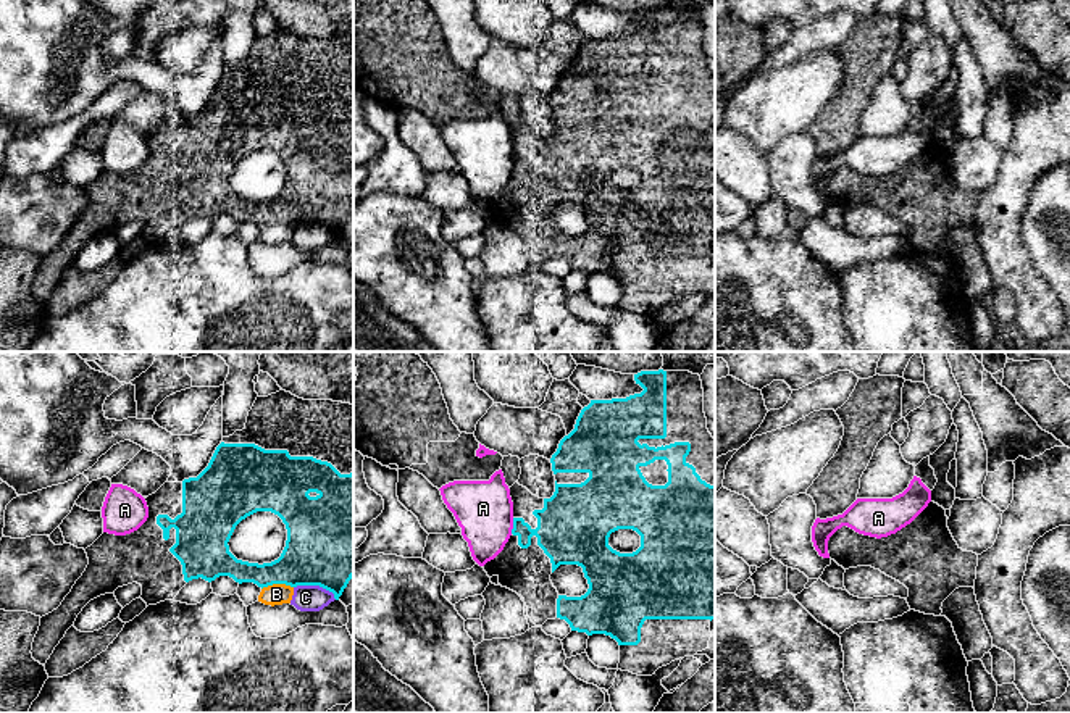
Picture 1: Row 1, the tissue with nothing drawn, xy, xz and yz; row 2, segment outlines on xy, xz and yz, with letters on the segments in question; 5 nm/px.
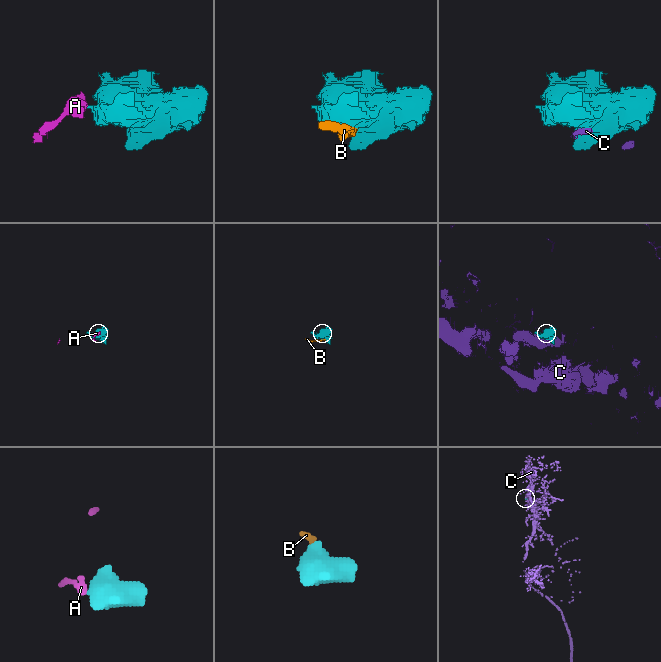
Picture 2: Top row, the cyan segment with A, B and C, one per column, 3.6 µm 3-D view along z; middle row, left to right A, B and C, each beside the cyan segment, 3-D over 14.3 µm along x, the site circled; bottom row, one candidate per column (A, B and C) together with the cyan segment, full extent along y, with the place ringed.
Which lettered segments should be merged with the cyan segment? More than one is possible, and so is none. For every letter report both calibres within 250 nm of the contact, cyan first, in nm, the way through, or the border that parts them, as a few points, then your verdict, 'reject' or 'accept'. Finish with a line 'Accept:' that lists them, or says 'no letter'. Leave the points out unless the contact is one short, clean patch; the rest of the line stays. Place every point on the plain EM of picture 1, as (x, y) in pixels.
A: calibres 280 and 280 nm; reject
B: calibres 320 and 110 nm; reject
C: calibres 440 and 130 nm; reject
Accept: no letter

